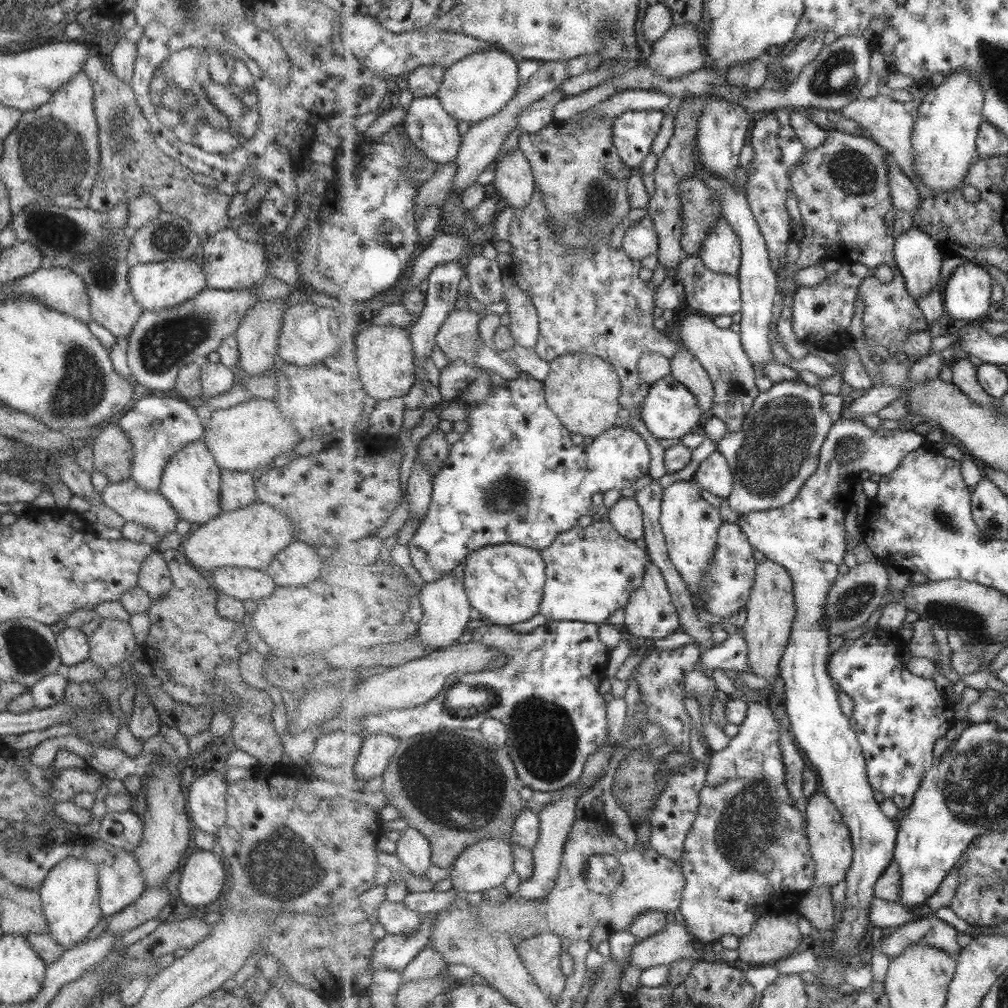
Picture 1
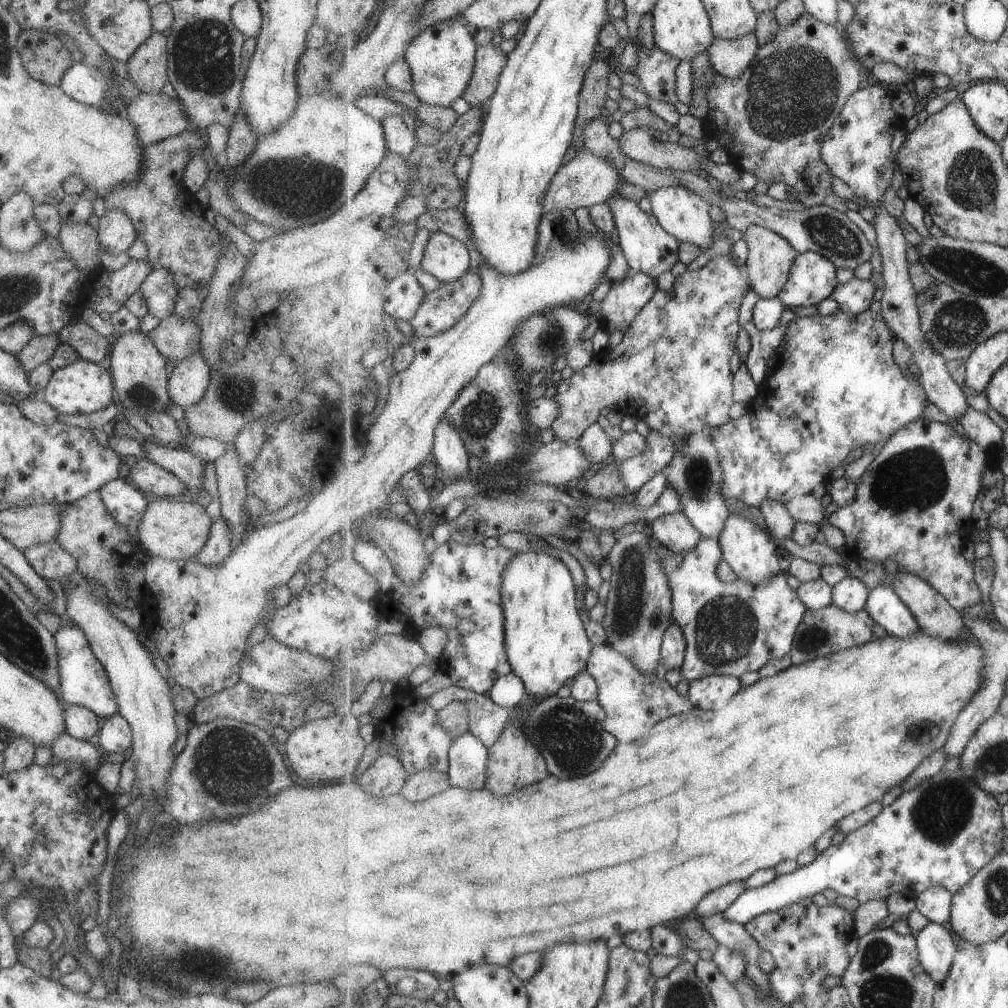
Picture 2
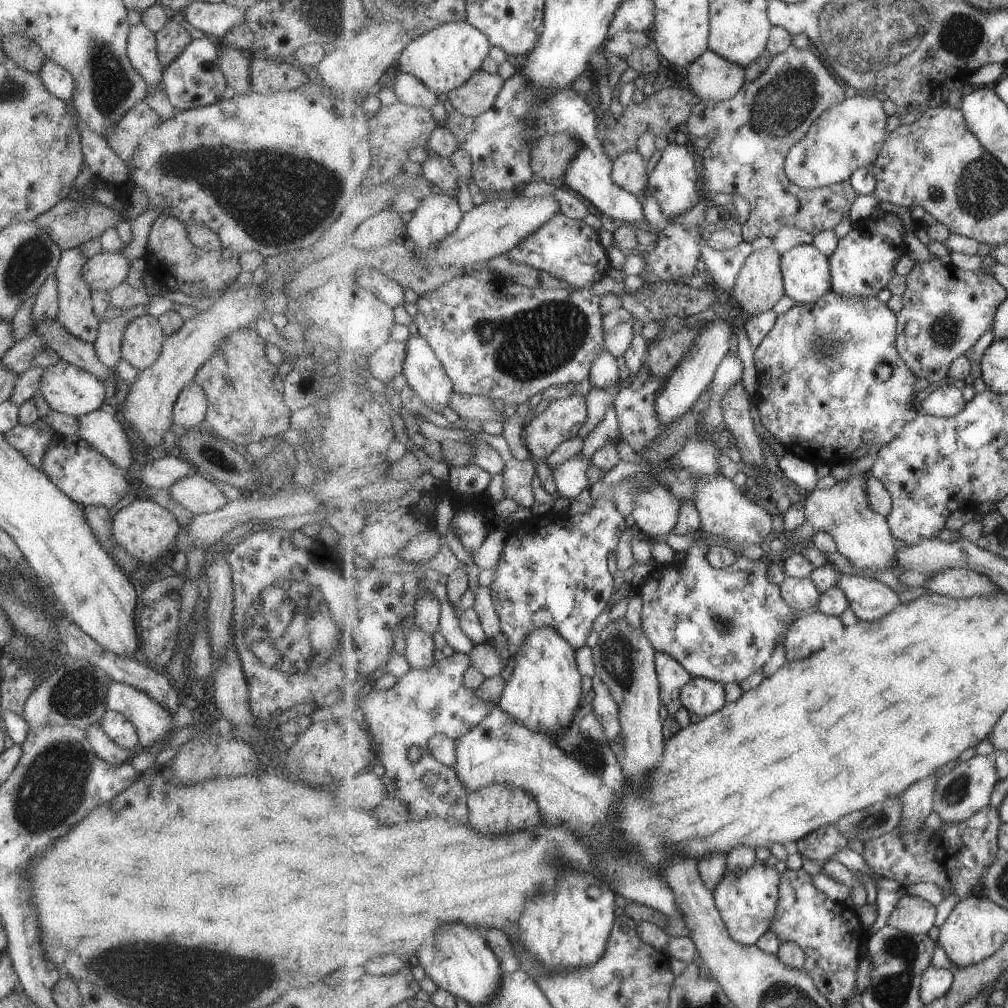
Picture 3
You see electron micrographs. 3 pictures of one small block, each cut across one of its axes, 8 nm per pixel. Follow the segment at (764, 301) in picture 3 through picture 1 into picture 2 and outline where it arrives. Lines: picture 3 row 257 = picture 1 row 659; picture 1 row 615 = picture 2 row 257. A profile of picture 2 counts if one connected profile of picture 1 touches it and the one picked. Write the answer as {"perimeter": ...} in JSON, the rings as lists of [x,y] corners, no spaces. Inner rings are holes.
{"perimeter":[[[759,224],[748,226],[743,239],[747,244],[748,257],[745,262],[751,281],[753,299],[755,298],[777,298],[778,294],[786,286],[790,272],[794,266],[794,260],[799,256],[793,245],[779,233],[773,232]]]}

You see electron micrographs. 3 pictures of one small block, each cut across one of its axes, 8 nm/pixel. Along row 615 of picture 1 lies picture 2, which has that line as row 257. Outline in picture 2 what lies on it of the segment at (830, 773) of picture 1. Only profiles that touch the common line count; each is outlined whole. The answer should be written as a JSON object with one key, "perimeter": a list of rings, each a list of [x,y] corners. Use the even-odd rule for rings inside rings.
{"perimeter":[[[809,251],[795,258],[789,280],[778,297],[791,309],[817,306],[832,296],[838,285],[838,268],[835,264],[825,256]]]}

